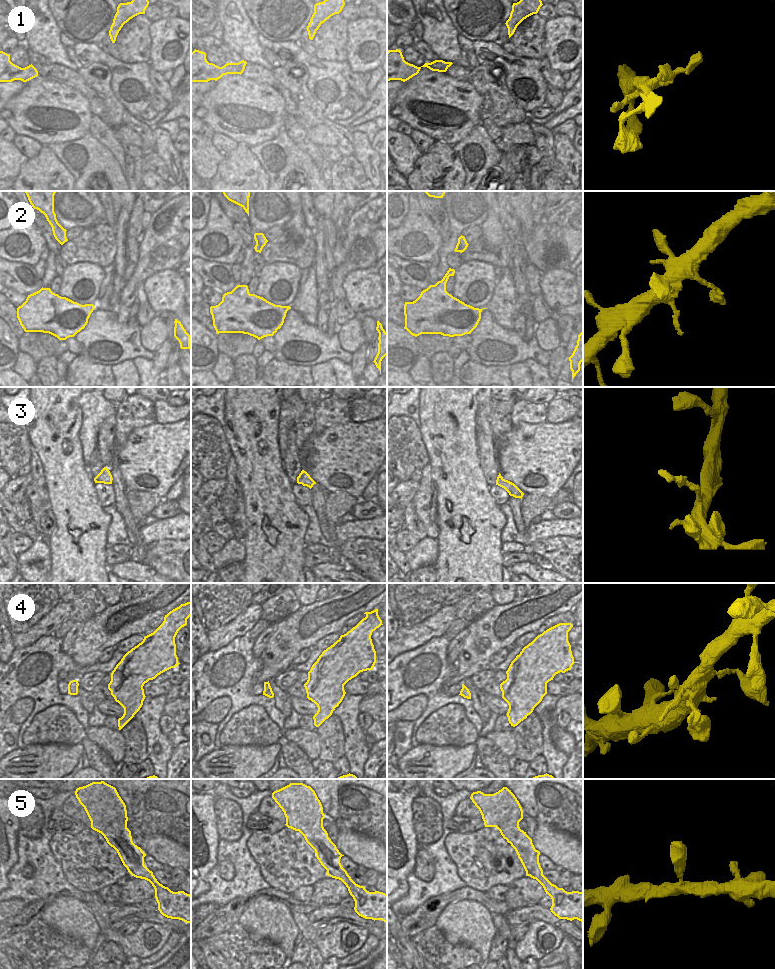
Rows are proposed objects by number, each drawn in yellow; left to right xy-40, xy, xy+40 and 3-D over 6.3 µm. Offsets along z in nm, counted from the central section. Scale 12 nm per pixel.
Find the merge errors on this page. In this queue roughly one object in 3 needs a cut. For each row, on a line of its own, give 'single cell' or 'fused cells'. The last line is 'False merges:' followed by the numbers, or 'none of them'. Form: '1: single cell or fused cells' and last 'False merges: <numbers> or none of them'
1: fused cells
2: single cell
3: fused cells
4: single cell
5: single cell
False merges: 1, 3

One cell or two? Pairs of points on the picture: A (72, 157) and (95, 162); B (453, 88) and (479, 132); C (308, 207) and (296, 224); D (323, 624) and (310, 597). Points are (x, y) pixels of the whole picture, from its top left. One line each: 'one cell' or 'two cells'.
A: one cell
B: two cells
C: two cells
D: two cells

